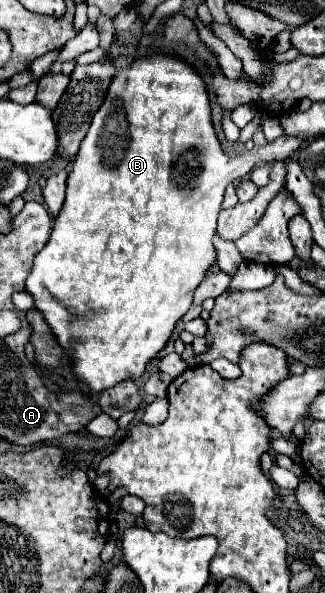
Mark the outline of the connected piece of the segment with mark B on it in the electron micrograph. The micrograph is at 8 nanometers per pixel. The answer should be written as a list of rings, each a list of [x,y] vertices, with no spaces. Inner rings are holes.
[[[163,54],[147,56],[147,58],[141,58],[141,60],[133,62],[125,70],[117,72],[117,76],[113,78],[113,82],[109,86],[107,98],[105,98],[103,106],[97,110],[97,114],[93,116],[91,128],[89,128],[85,140],[81,142],[81,148],[79,148],[79,152],[73,160],[73,170],[67,178],[67,198],[65,198],[63,210],[57,214],[57,218],[53,222],[53,230],[51,230],[47,246],[35,256],[31,274],[27,276],[27,282],[25,282],[25,290],[33,296],[35,308],[43,314],[43,318],[49,324],[57,344],[65,350],[67,358],[71,360],[73,376],[81,384],[89,386],[85,390],[85,394],[89,394],[89,396],[95,396],[95,394],[99,394],[99,392],[103,392],[103,390],[107,390],[107,388],[111,388],[111,386],[115,386],[123,380],[141,378],[147,370],[147,364],[153,358],[157,358],[157,354],[169,342],[169,338],[175,330],[175,324],[187,314],[187,310],[193,302],[195,288],[205,278],[205,272],[215,264],[217,252],[215,252],[215,246],[213,246],[213,234],[215,234],[215,228],[217,228],[217,216],[219,216],[219,210],[221,210],[223,192],[225,192],[227,184],[247,176],[255,166],[259,166],[263,162],[265,164],[267,162],[277,162],[277,160],[283,162],[283,160],[291,158],[305,142],[299,136],[285,136],[283,134],[277,140],[267,142],[265,146],[255,146],[255,148],[243,152],[241,156],[229,158],[219,148],[219,140],[217,140],[209,120],[211,120],[209,96],[205,92],[205,84],[201,80],[201,76],[189,64],[185,64],[185,62],[181,62],[173,56],[163,56]],[[71,342],[81,342],[85,346],[85,350],[71,350]]]

